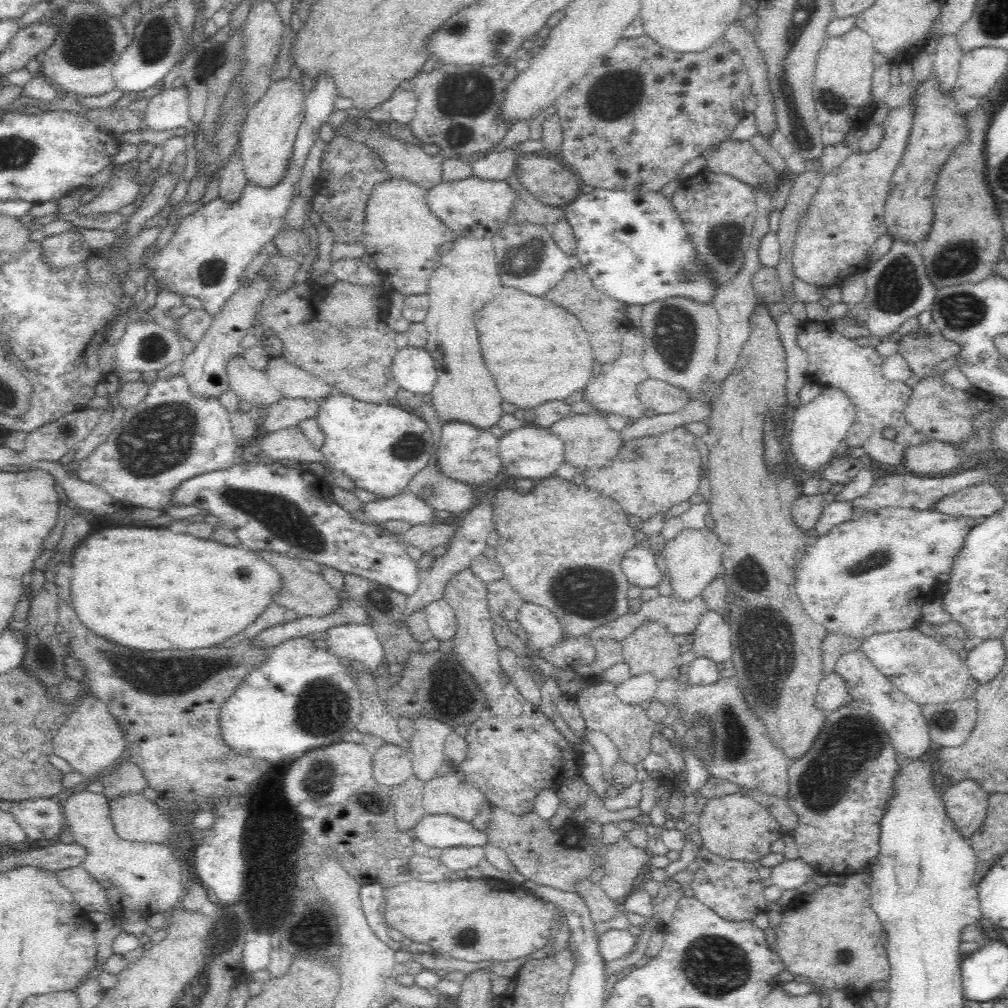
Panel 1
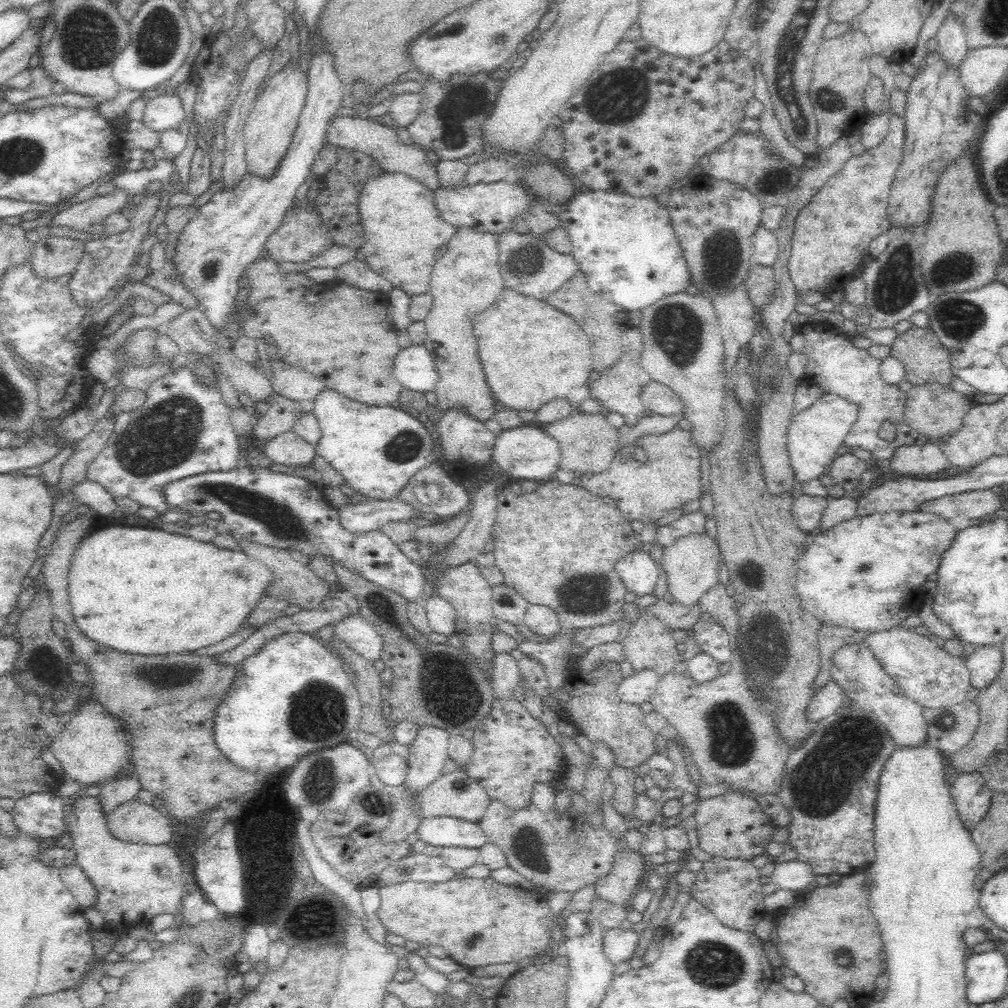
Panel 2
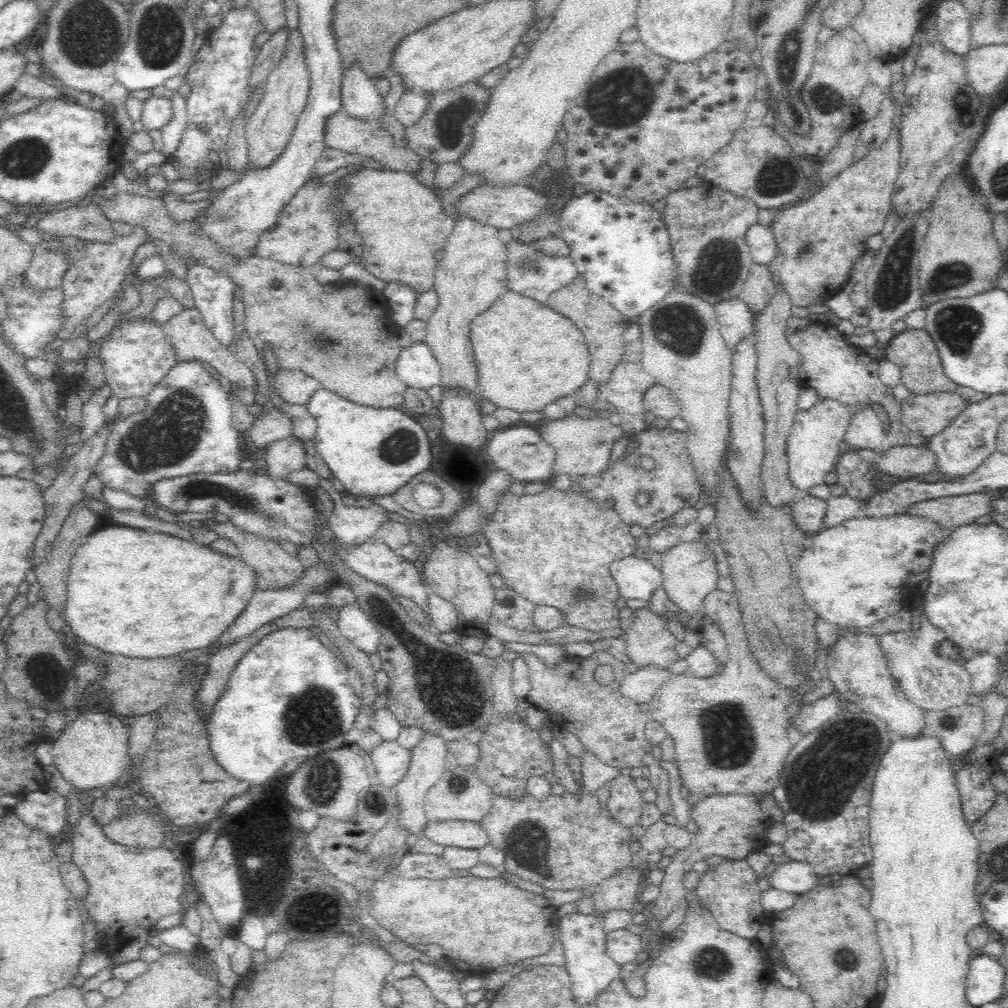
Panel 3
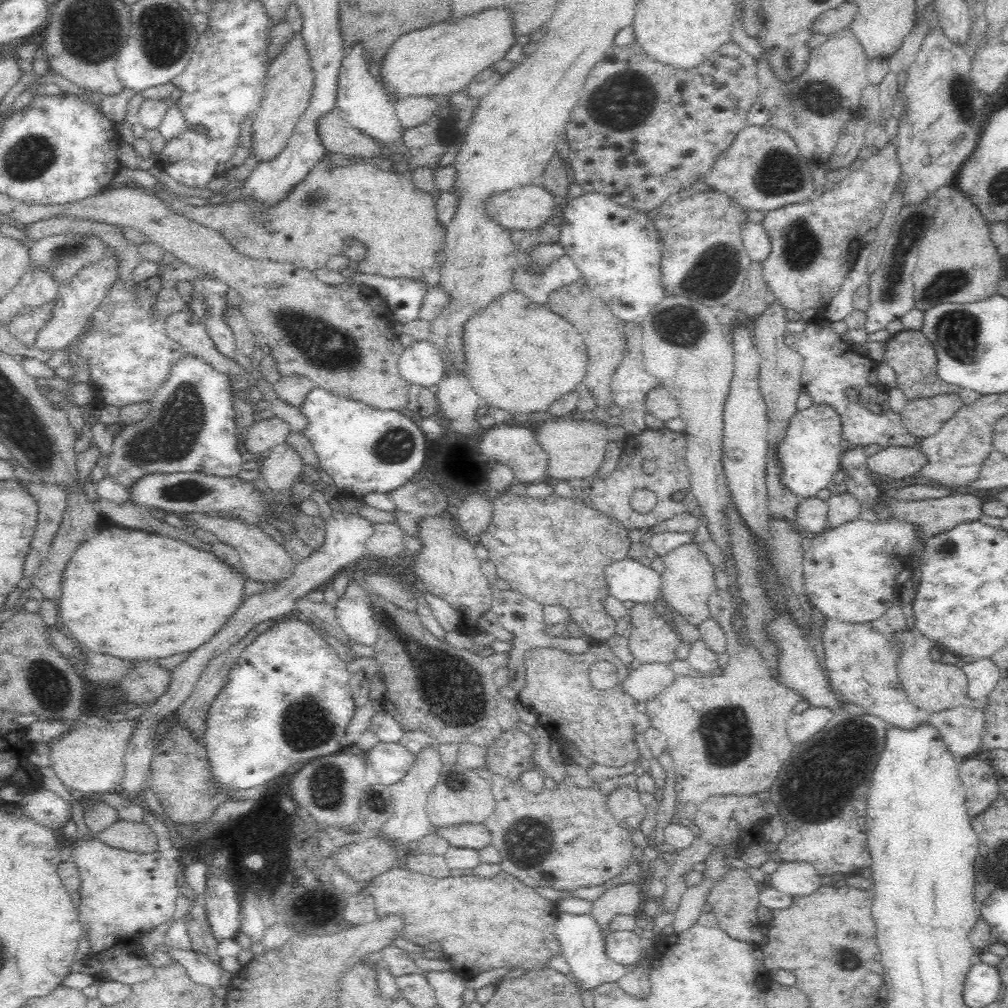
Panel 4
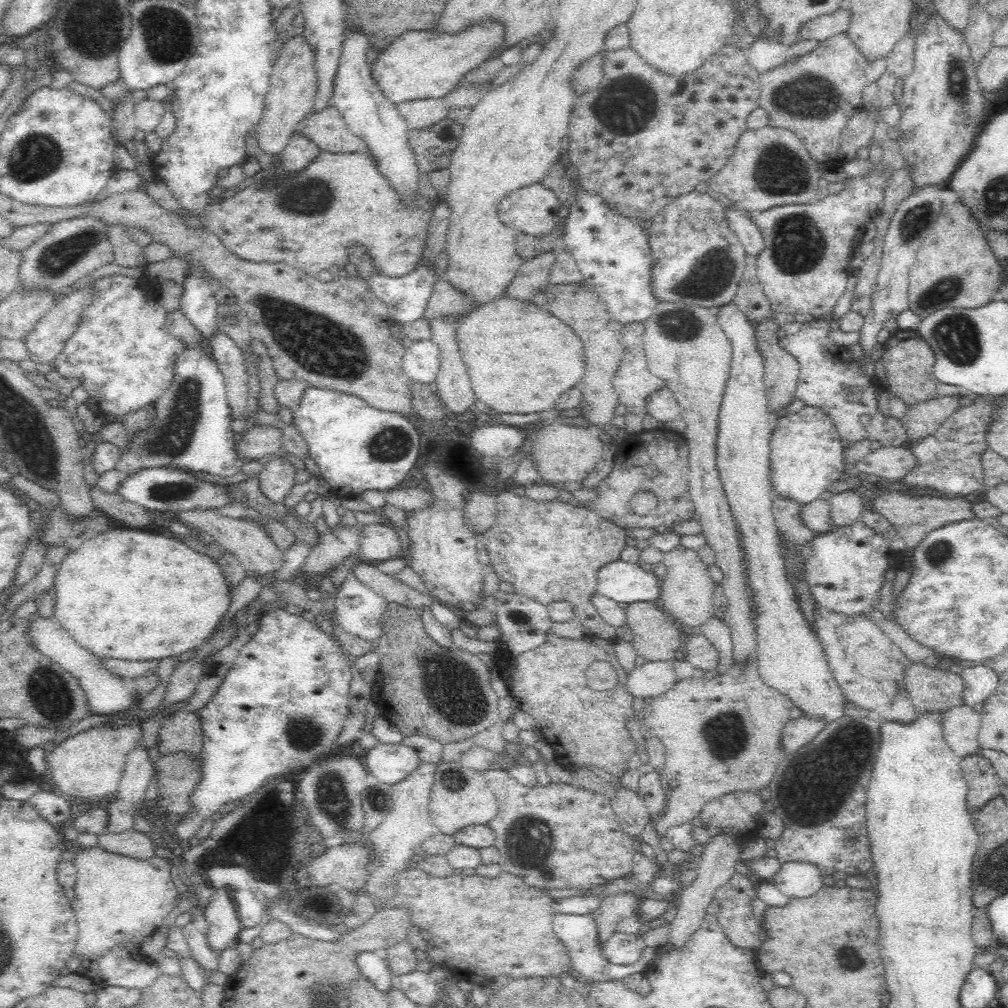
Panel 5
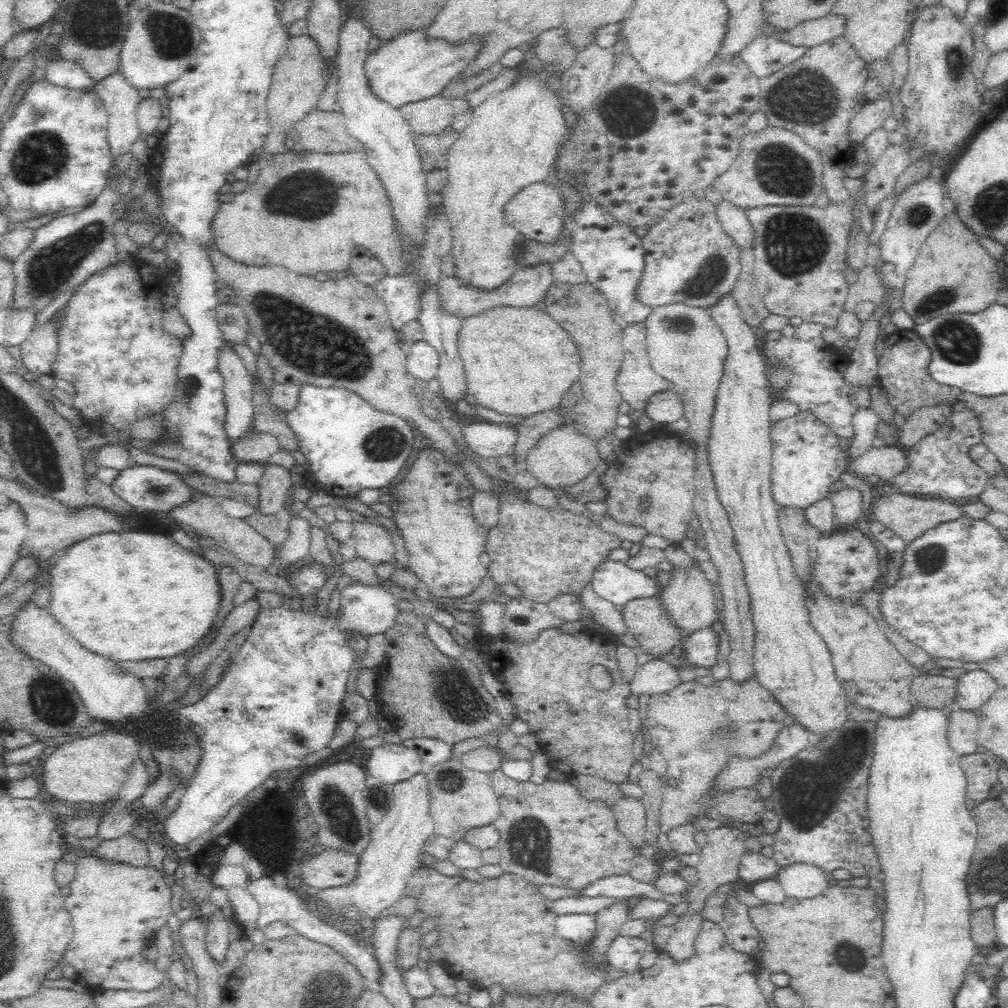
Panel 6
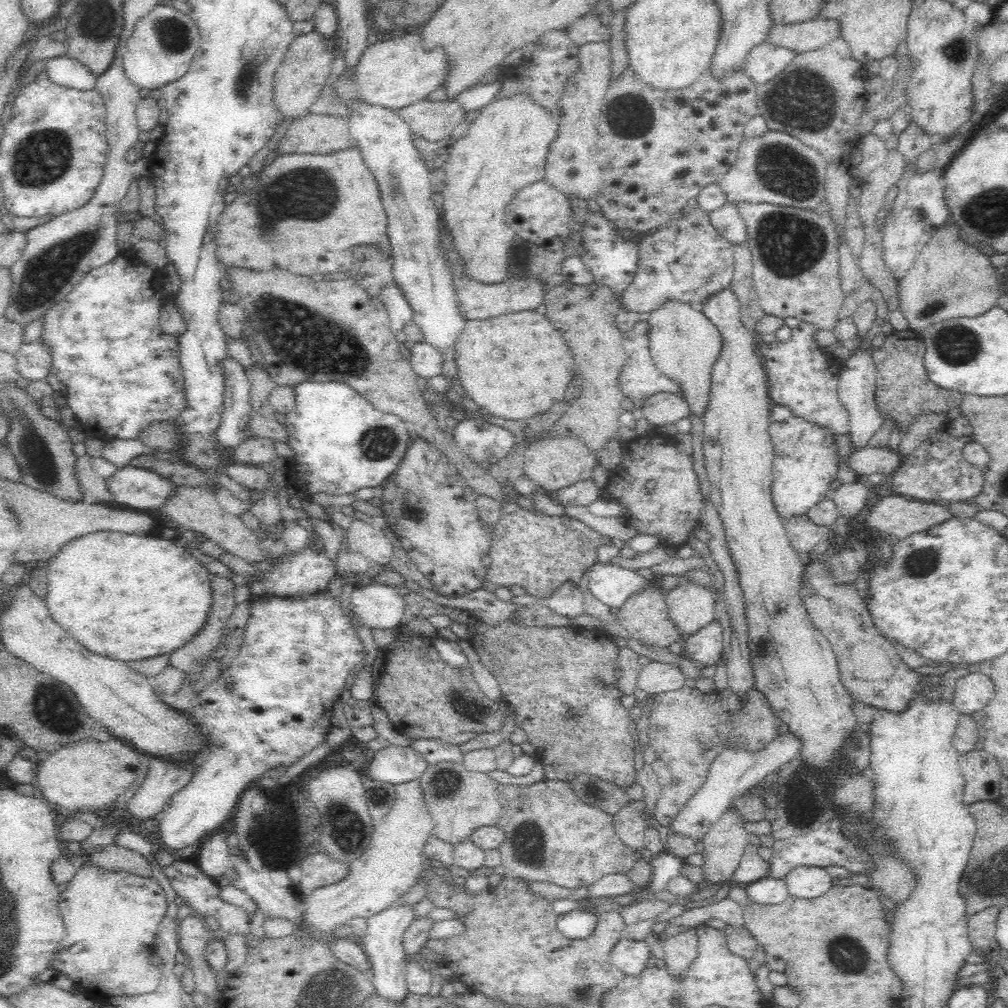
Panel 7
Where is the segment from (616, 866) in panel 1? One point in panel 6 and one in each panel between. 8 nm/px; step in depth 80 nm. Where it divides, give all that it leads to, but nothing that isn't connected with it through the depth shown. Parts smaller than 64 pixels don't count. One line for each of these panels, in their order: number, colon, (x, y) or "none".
2: (619, 886)
3: (619, 892)
4: (624, 899)
5: (614, 908)
6: (498, 931)

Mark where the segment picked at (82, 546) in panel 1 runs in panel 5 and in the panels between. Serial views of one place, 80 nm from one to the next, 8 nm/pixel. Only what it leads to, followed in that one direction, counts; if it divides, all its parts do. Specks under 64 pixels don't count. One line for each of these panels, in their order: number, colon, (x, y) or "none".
2: (137, 590)
3: (145, 595)
4: (136, 597)
5: (124, 594)

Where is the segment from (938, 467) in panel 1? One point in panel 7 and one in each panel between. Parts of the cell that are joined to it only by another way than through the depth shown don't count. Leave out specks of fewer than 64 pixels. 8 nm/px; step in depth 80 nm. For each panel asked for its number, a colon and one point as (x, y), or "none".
2: (909, 460)
3: (906, 462)
4: (899, 462)
5: (889, 462)
6: (885, 462)
7: (868, 460)

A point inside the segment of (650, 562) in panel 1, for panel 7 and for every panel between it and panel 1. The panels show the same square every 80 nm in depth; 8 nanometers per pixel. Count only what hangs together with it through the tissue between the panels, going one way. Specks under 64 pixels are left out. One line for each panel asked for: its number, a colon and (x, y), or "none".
2: (639, 574)
3: (636, 578)
4: (626, 580)
5: (623, 582)
6: (613, 581)
7: (612, 585)

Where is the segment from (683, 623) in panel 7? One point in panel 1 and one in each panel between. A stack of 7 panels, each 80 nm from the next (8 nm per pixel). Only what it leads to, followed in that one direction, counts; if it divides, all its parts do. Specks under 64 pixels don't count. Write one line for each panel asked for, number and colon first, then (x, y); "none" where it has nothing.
1: (693, 559)
2: (691, 564)
3: (689, 574)
4: (687, 583)
5: (687, 591)
6: (689, 601)

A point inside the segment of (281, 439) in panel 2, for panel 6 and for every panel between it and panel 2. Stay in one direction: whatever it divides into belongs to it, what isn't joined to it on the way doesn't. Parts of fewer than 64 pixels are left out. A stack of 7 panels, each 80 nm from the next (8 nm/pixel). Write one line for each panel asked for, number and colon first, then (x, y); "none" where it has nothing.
3: (282, 457)
4: (279, 467)
5: (277, 477)
6: (273, 487)

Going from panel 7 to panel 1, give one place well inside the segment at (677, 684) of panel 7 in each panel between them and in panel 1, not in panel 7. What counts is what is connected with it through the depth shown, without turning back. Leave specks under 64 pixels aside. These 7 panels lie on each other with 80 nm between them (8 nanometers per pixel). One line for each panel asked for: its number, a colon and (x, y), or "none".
1: (637, 689)
2: (639, 688)
3: (641, 686)
4: (643, 683)
5: (652, 678)
6: (655, 677)

